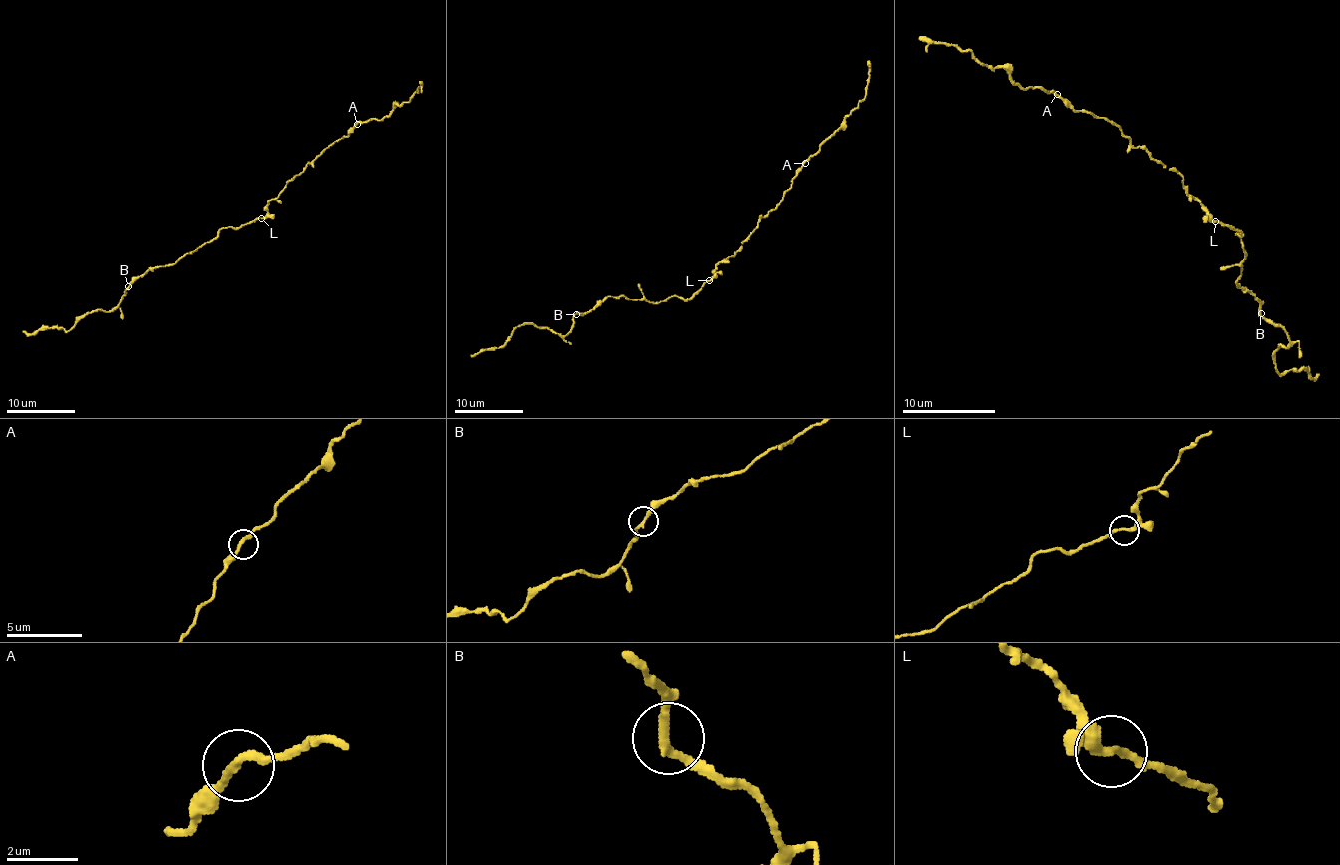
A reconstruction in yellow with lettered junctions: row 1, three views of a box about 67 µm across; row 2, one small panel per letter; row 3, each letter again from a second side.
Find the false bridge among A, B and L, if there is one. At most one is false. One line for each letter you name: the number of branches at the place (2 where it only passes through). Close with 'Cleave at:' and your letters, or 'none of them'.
Cleave at: none of them

